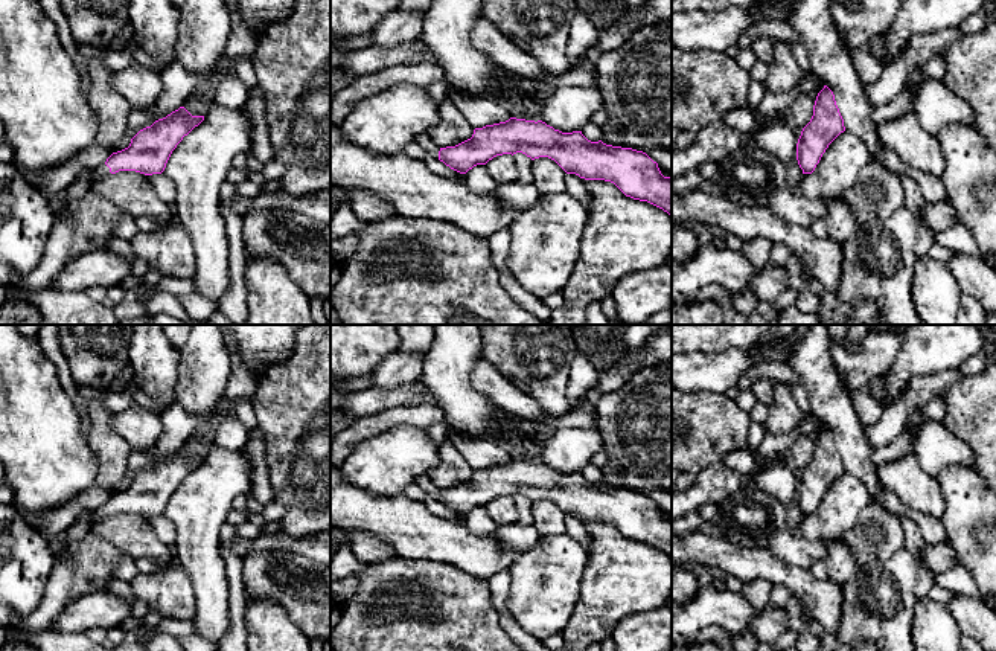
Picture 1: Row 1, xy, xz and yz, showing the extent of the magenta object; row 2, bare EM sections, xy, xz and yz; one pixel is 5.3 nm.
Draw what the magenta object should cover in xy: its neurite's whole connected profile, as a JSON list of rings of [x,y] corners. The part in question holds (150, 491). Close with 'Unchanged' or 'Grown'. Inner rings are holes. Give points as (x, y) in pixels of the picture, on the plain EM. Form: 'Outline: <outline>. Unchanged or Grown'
Outline: [[[180,448],[151,468],[140,471],[128,489],[113,494],[105,505],[96,508],[91,520],[119,512],[136,512],[145,517],[161,515],[177,486],[203,462],[204,457],[192,457],[184,448]]]. Grown

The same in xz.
Outline: [[[510,459],[475,470],[471,480],[440,489],[439,502],[466,515],[496,497],[522,494],[532,502],[548,499],[567,515],[614,524],[626,538],[647,543],[672,558],[672,520],[664,518],[646,494],[591,483],[582,473],[562,474],[542,462]]]. Unchanged

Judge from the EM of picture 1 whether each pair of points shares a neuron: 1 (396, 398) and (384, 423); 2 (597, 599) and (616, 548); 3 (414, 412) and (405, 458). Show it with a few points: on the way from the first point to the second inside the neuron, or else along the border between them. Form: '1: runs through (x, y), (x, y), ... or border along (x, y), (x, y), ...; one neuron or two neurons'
1: border along (427, 403), (401, 404), (357, 418); two neurons
2: runs through (609, 587), (616, 581), (616, 560); one neuron
3: border along (425, 427), (396, 424), (378, 433); two neurons

